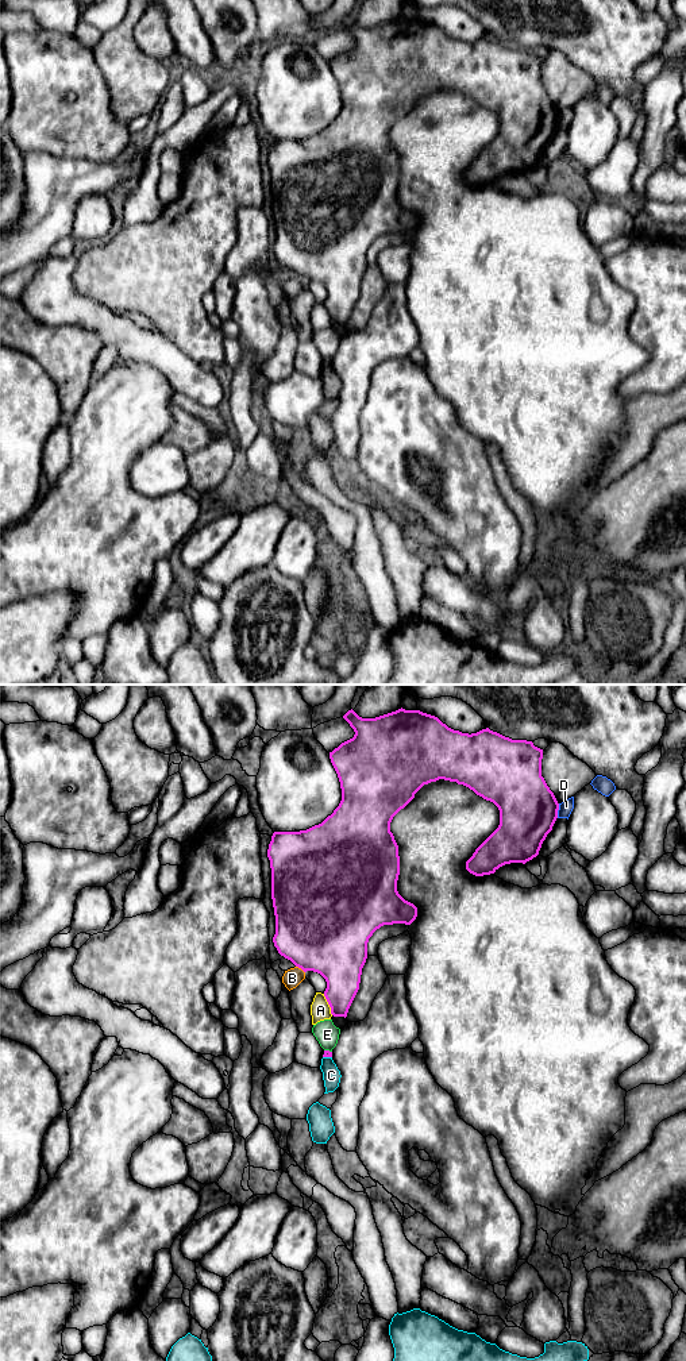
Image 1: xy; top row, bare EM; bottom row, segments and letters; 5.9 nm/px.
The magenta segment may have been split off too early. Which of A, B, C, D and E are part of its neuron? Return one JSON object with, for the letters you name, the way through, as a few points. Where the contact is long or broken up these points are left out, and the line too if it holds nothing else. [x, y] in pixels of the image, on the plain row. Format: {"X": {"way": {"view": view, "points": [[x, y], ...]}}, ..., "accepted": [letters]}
{"accepted": []}

